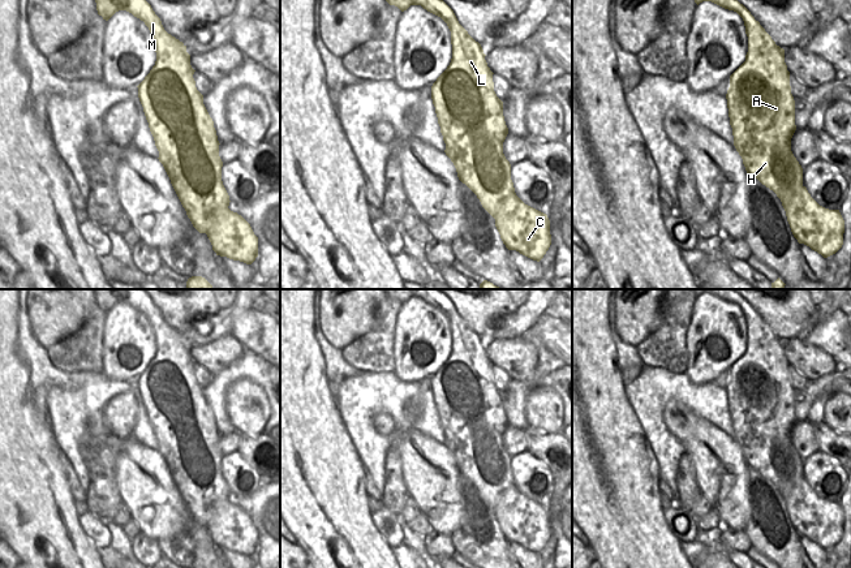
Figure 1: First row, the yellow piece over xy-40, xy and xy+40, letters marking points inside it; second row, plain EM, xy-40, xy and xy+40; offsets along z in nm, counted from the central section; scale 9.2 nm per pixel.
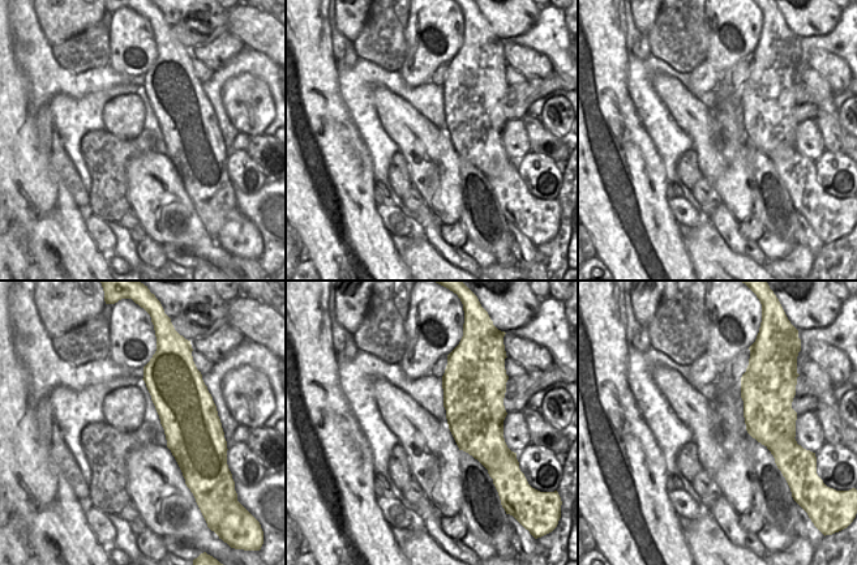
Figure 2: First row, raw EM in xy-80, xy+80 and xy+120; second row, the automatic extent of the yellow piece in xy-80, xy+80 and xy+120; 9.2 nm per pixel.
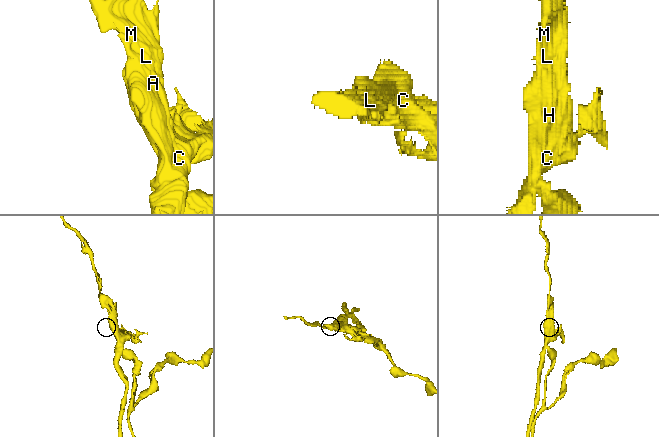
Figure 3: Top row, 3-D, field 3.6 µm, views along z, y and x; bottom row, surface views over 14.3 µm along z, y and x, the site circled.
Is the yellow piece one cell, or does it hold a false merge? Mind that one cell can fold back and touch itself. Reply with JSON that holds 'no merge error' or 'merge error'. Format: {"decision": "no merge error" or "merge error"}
{"decision": "merge error"}

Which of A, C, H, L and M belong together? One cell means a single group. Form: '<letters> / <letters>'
A H L M / C

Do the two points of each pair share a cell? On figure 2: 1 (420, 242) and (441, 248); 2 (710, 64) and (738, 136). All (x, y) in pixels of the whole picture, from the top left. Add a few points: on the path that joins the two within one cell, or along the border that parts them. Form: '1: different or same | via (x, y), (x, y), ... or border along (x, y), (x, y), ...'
1: different | border along (424, 235), (451, 265)
2: different | border along (728, 69), (715, 86)

